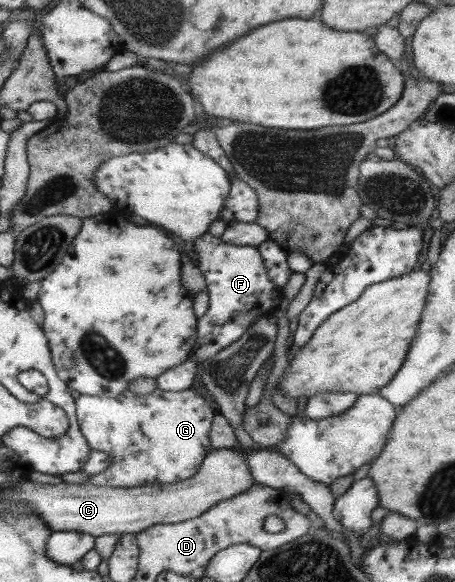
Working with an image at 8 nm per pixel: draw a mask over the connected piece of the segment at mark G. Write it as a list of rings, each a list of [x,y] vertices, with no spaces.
[[[157,388],[149,395],[137,395],[126,389],[115,398],[80,395],[75,401],[76,418],[90,448],[107,452],[112,457],[112,462],[105,471],[93,475],[83,484],[128,488],[175,483],[197,473],[207,455],[207,447],[211,446],[208,433],[211,431],[213,408],[201,394],[191,388],[181,391],[163,391]]]

